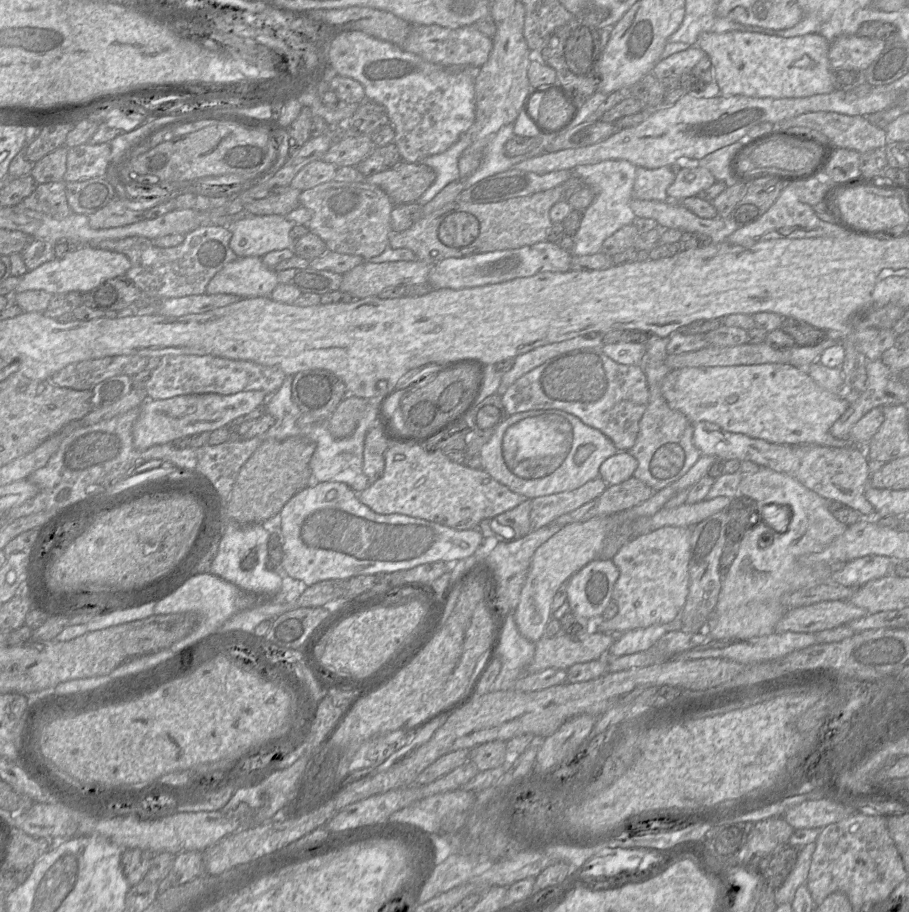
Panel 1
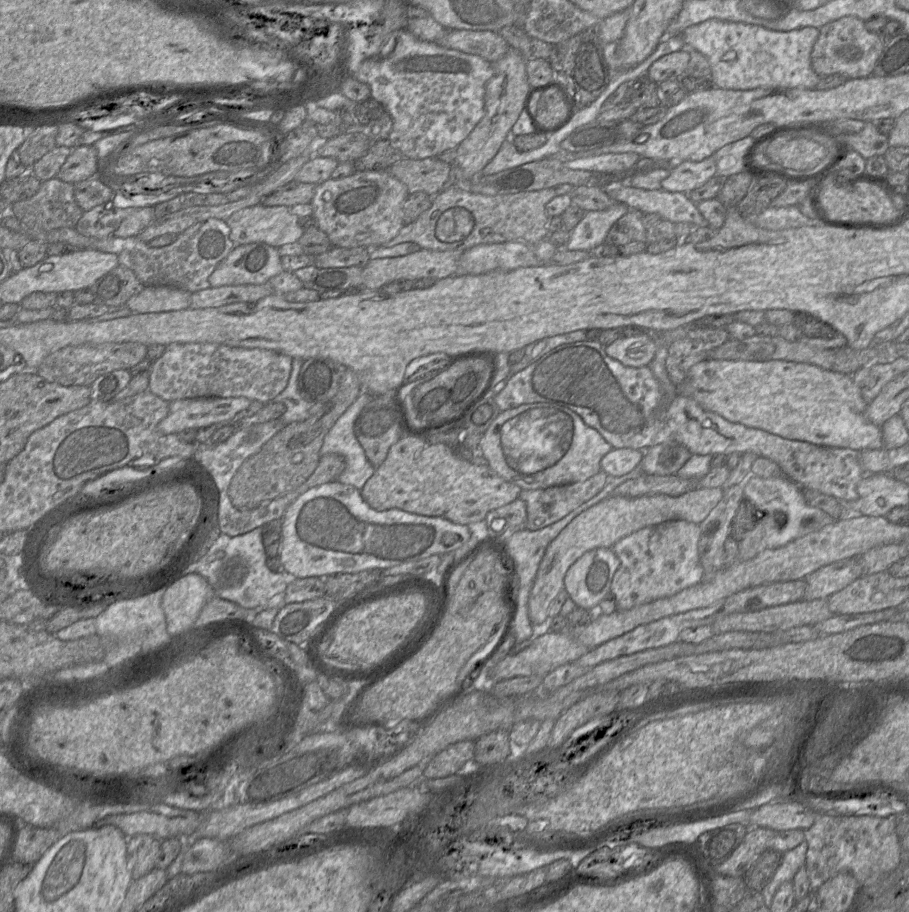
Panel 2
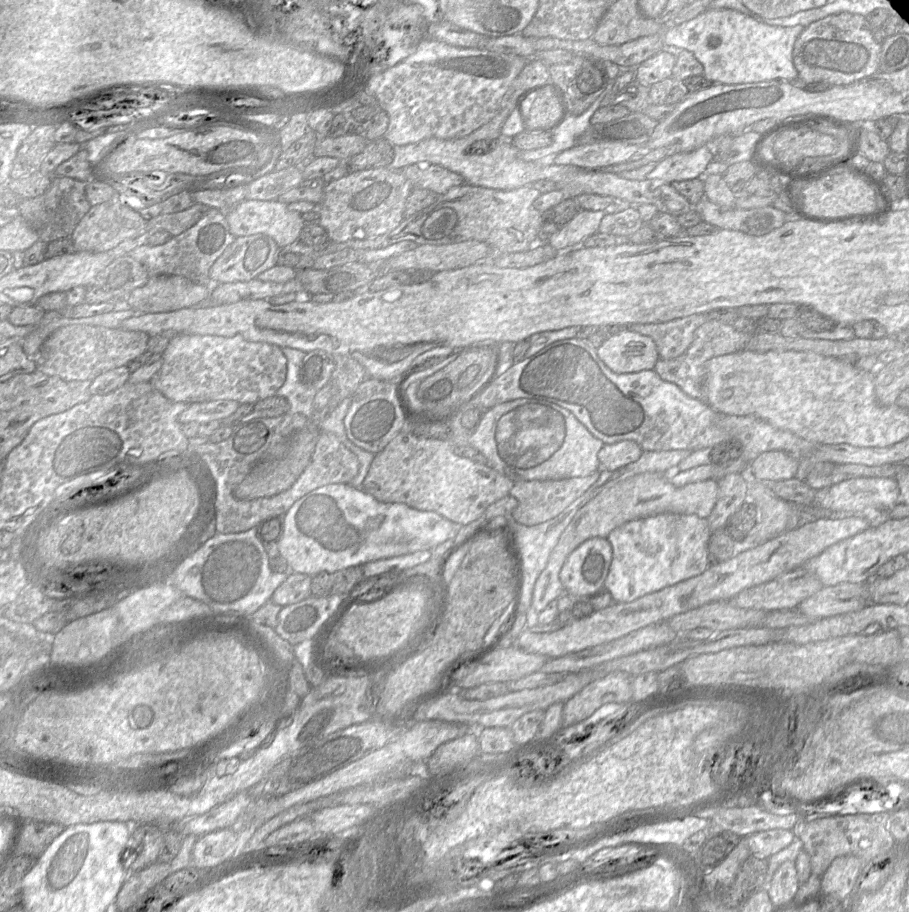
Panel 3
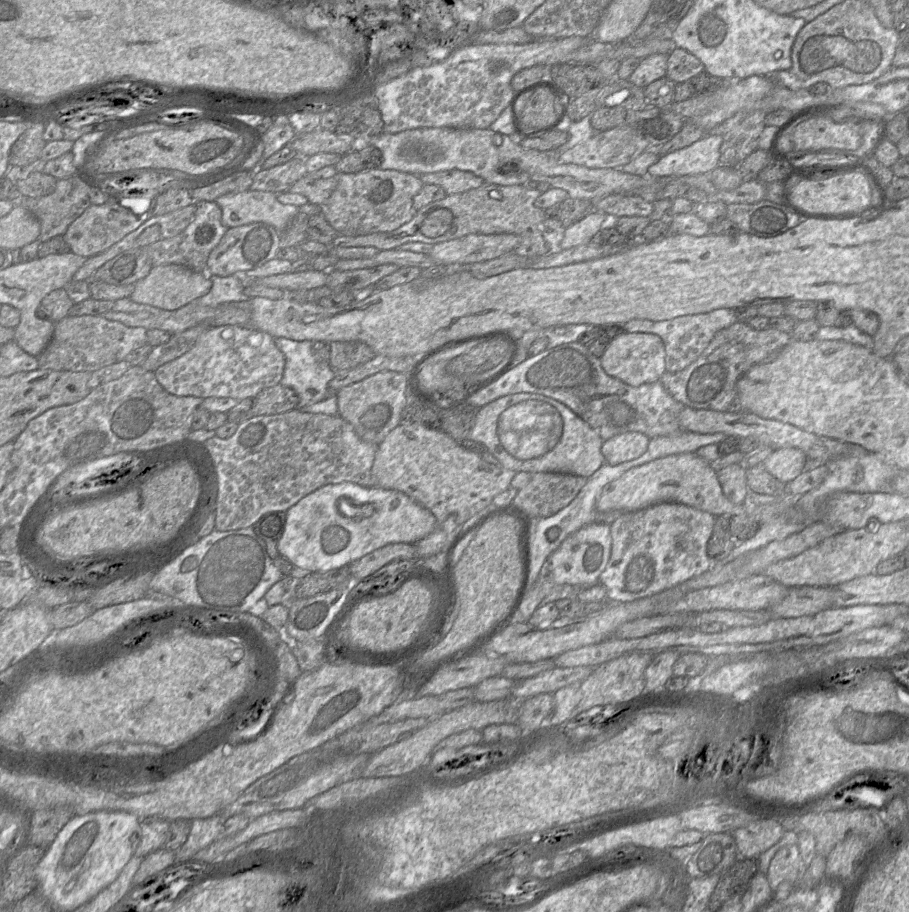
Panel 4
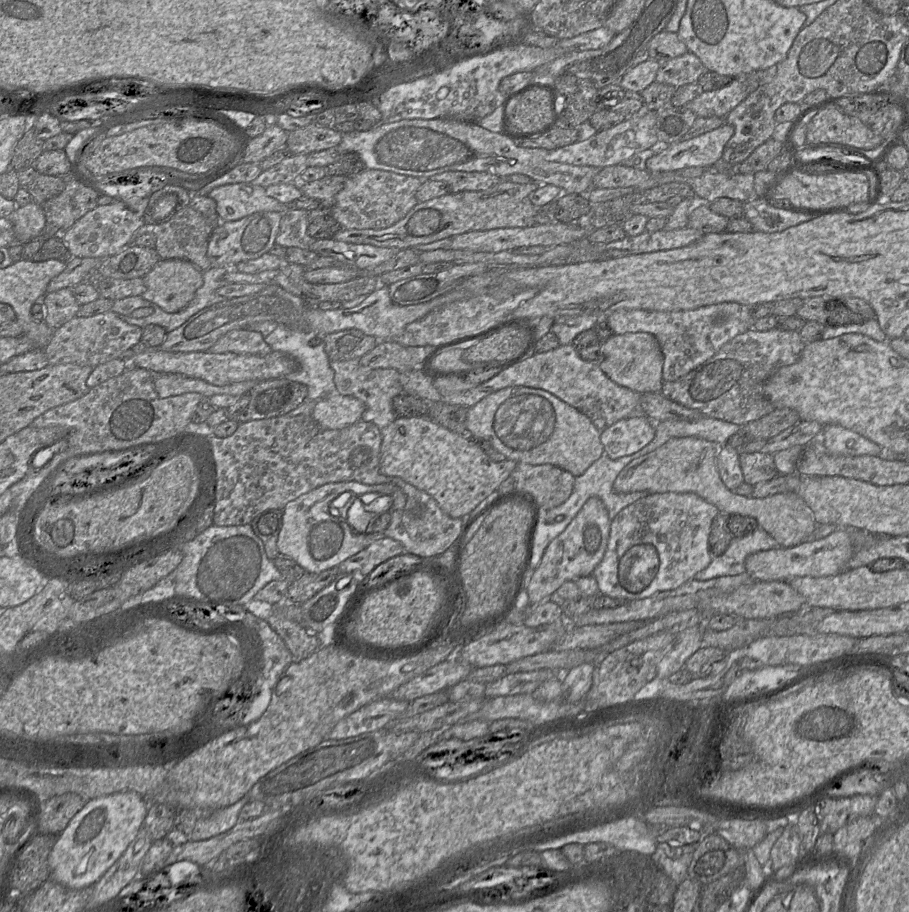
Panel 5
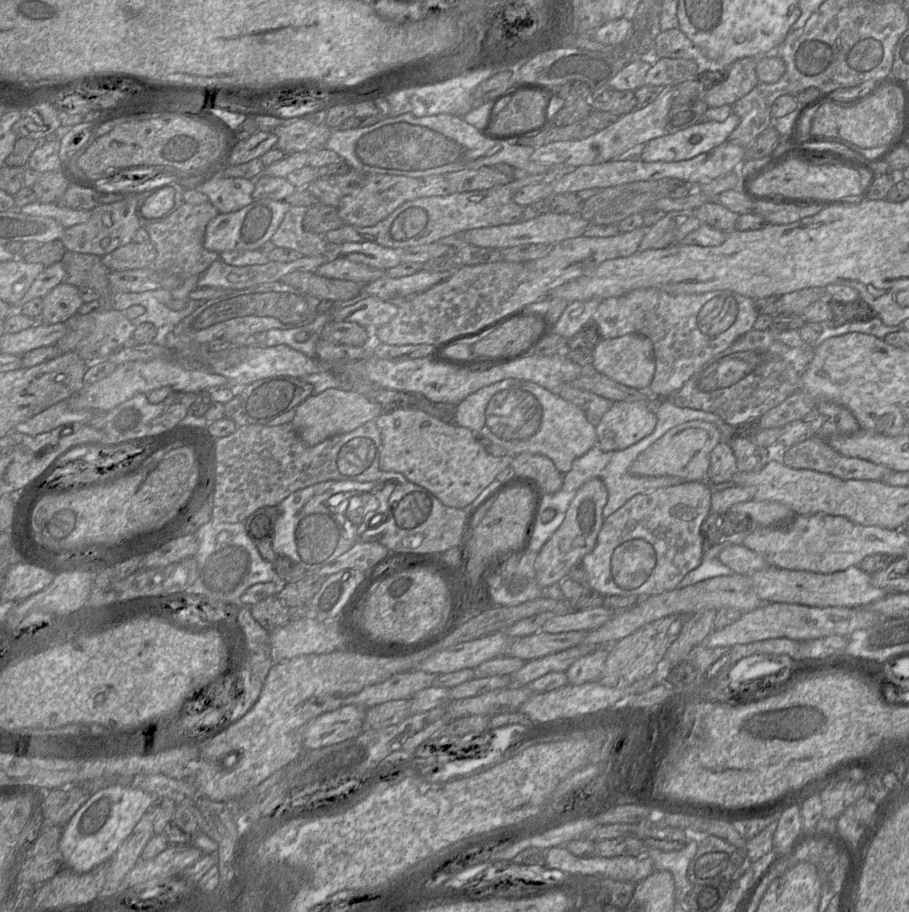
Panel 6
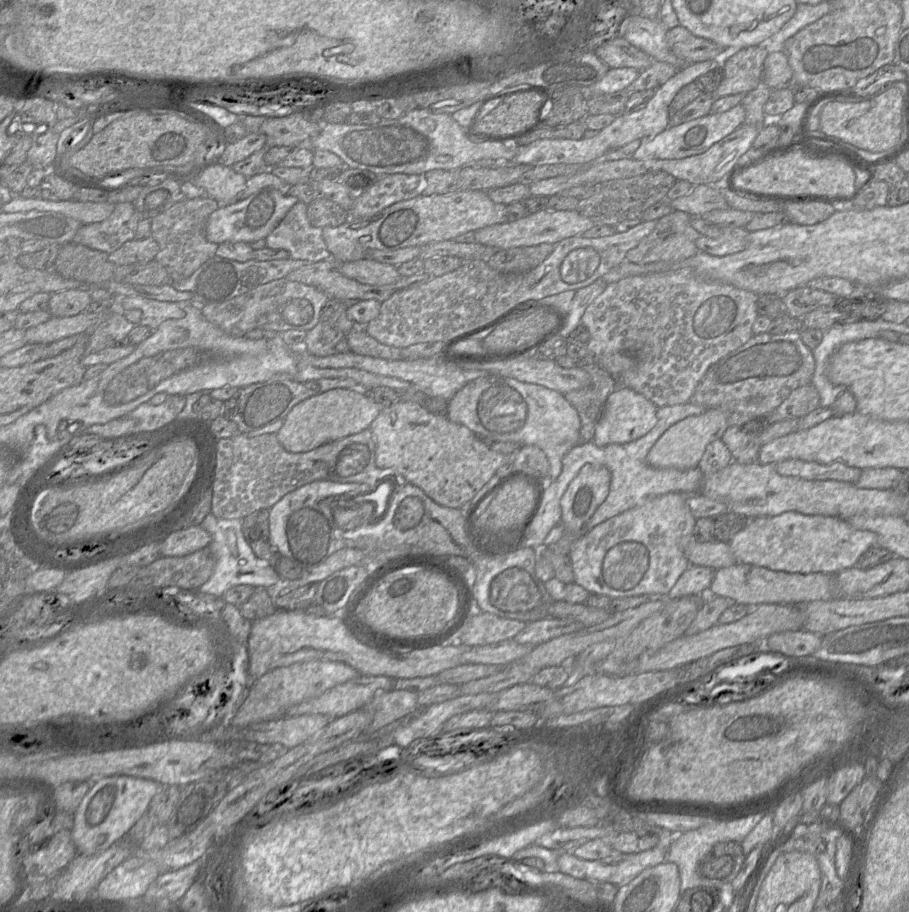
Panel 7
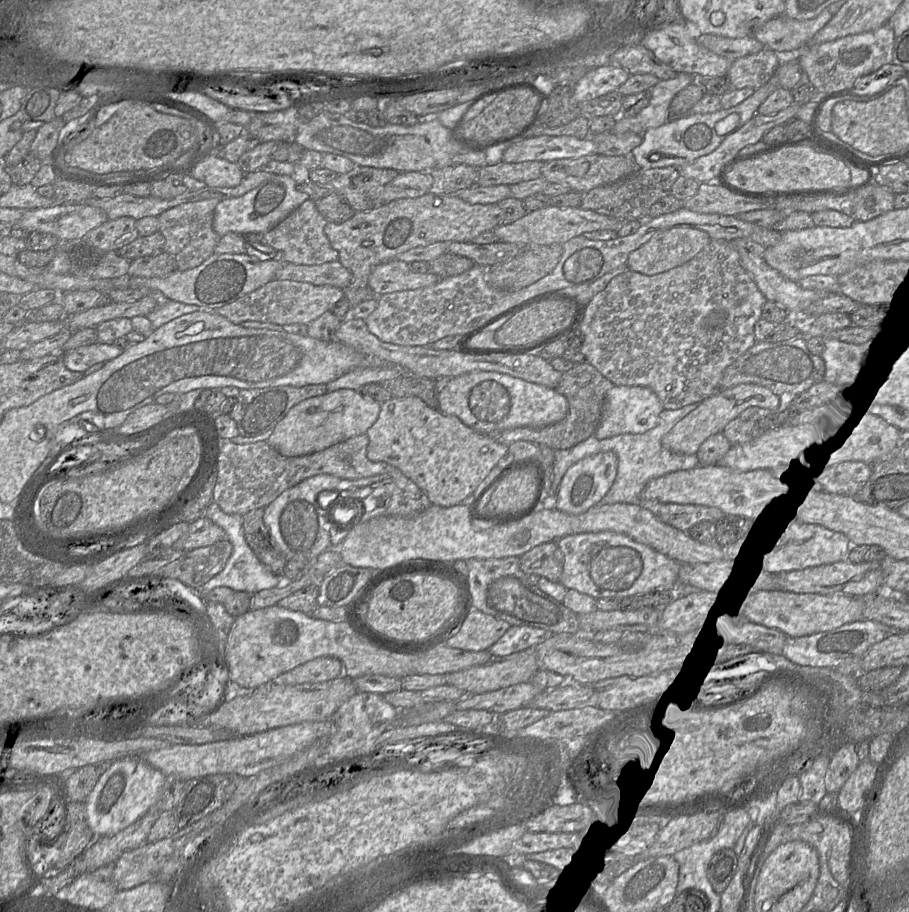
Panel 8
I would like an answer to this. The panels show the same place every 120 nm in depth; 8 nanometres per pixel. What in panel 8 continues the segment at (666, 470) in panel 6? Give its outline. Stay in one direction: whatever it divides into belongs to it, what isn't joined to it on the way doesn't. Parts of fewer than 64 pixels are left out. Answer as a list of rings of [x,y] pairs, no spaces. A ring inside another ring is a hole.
[[[739,384],[727,389],[718,389],[714,394],[701,401],[693,411],[678,421],[662,437],[662,445],[673,453],[694,455],[707,438],[716,433],[721,433],[728,422],[737,418],[743,410],[752,406],[777,409],[778,396],[756,384]]]

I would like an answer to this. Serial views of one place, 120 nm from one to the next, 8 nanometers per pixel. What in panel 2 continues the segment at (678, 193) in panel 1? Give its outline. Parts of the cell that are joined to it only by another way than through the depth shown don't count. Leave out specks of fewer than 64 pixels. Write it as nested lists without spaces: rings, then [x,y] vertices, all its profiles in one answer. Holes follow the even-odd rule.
[[[712,156],[702,161],[682,161],[662,180],[661,189],[668,192],[683,192],[698,188],[716,175],[716,162]]]

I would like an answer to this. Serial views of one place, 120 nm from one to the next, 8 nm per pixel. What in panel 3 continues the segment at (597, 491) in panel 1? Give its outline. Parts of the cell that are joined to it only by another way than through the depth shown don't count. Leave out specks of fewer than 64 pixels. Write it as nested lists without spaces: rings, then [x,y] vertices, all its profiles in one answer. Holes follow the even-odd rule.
[[[595,471],[585,477],[514,482],[509,494],[518,500],[518,506],[512,512],[512,522],[534,526],[556,517],[575,499],[582,496],[597,481],[599,476],[600,471]]]

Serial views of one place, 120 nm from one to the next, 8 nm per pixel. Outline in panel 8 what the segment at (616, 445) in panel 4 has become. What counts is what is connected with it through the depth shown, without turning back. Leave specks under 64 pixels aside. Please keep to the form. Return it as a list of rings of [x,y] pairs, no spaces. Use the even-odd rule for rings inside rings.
[[[614,385],[606,393],[603,416],[595,436],[598,439],[605,439],[625,433],[644,433],[657,425],[663,409],[658,396],[649,387]]]

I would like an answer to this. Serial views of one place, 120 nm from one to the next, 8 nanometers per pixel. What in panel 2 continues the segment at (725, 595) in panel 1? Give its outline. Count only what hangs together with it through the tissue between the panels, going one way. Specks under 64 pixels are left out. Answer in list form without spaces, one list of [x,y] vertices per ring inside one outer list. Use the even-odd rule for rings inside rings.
[[[751,474],[744,482],[743,492],[744,497],[762,511],[762,517],[740,541],[738,560],[752,559],[765,549],[784,546],[835,521],[823,510],[810,506],[804,498],[801,487],[784,475],[761,478]]]

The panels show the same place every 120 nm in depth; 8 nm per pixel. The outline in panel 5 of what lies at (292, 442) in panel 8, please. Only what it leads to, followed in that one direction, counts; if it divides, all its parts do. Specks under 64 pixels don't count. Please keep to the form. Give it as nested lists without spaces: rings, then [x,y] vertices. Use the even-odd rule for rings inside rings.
[[[337,392],[319,400],[311,417],[324,429],[339,430],[359,421],[364,410],[365,405],[361,400]]]

